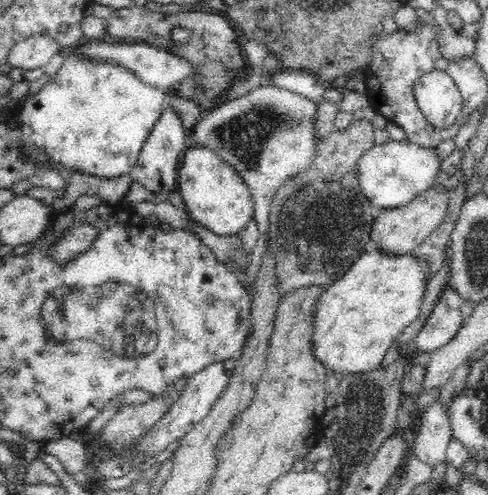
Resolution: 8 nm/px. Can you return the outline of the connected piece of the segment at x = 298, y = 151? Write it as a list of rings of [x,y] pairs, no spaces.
[[[262,86],[235,99],[221,99],[211,110],[205,111],[193,126],[192,145],[213,150],[222,160],[233,166],[244,179],[252,194],[254,218],[258,221],[258,240],[250,253],[250,264],[243,271],[241,283],[246,288],[255,280],[261,265],[269,232],[269,212],[277,190],[290,178],[309,167],[320,138],[315,135],[317,103],[305,96],[280,88]]]

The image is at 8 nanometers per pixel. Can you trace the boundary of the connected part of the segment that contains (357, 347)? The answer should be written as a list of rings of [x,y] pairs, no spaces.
[[[375,246],[369,252],[362,252],[362,254],[360,254],[360,258],[350,266],[348,272],[345,272],[344,276],[341,276],[340,280],[328,285],[326,290],[323,293],[320,293],[320,296],[318,297],[313,312],[313,333],[311,338],[313,357],[320,361],[329,372],[336,373],[340,377],[345,374],[365,373],[366,371],[377,369],[381,366],[382,359],[386,352],[388,352],[388,348],[390,348],[393,342],[396,341],[396,338],[404,332],[404,328],[420,316],[420,305],[422,304],[424,292],[426,292],[426,285],[429,281],[429,266],[427,260],[417,258],[415,253],[410,252],[410,254],[388,256],[385,252],[382,252]]]

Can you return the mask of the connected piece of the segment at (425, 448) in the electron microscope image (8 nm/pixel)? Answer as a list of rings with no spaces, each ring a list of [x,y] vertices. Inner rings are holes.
[[[439,401],[424,408],[420,422],[420,432],[416,436],[413,454],[420,461],[434,467],[446,461],[447,448],[453,440],[451,421],[447,410]]]

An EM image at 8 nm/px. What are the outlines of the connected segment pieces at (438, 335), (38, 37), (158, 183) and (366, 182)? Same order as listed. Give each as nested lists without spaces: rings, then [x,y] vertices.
[[[453,286],[444,288],[426,325],[414,338],[416,352],[431,353],[448,344],[458,334],[464,324],[460,313],[462,303],[463,298]]]
[[[34,34],[25,38],[10,52],[7,64],[22,70],[45,67],[54,54],[59,54],[60,46],[47,34]]]
[[[171,91],[168,92],[168,99],[166,100],[166,107],[164,112],[160,115],[157,123],[149,132],[148,138],[140,151],[137,163],[130,173],[134,184],[139,182],[145,186],[150,193],[161,193],[166,196],[176,190],[177,186],[177,170],[179,169],[182,155],[187,150],[184,136],[184,125],[182,124],[179,114],[175,112],[169,103],[173,99]]]
[[[391,140],[369,148],[359,158],[357,175],[361,192],[371,206],[378,206],[383,210],[406,206],[422,192],[432,188],[442,162],[436,154],[435,147],[424,148],[410,140]]]

